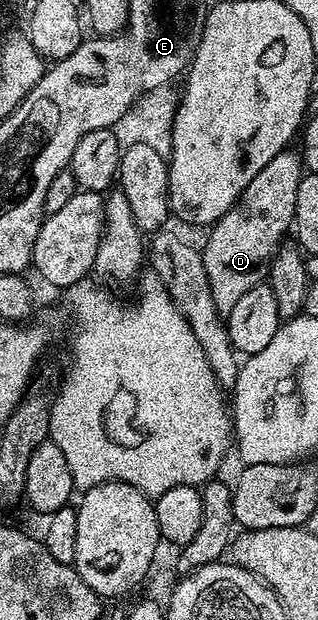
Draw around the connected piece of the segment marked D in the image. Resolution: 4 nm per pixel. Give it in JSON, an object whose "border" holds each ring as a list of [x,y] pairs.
{"border":[[[293,148],[279,151],[274,158],[267,160],[263,172],[243,188],[233,206],[208,231],[209,239],[200,253],[211,299],[221,316],[227,316],[231,308],[235,308],[239,296],[266,281],[273,257],[286,241],[285,233],[288,230],[290,233],[293,226],[295,200],[299,196],[302,177],[300,153]]]}

